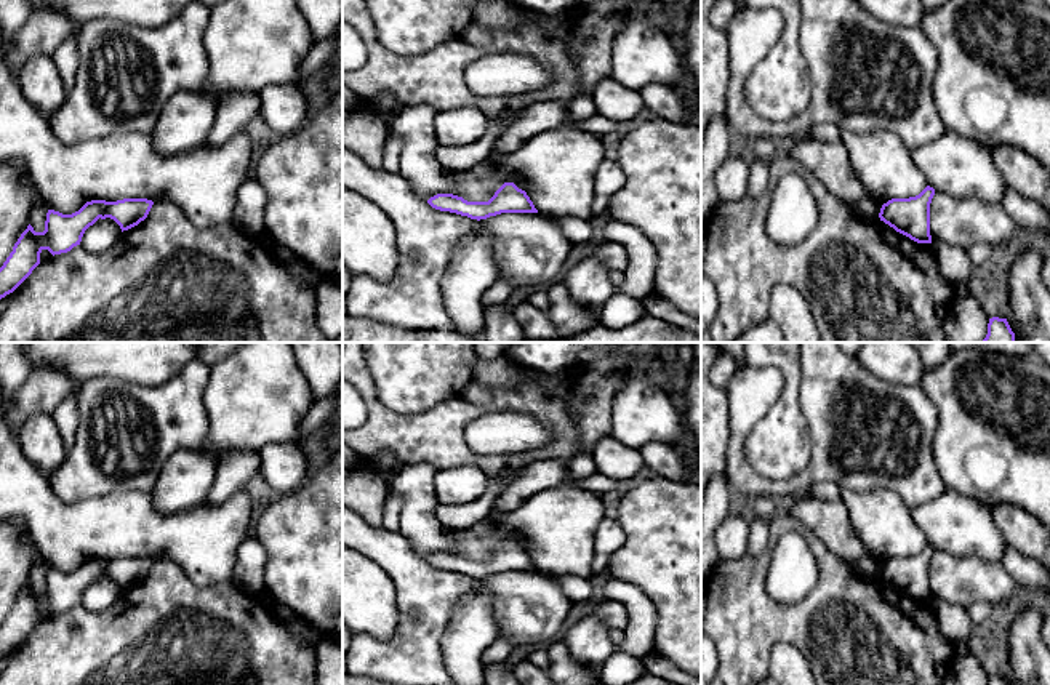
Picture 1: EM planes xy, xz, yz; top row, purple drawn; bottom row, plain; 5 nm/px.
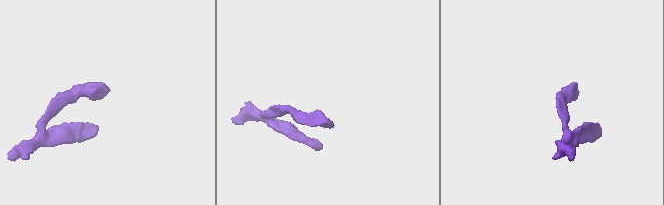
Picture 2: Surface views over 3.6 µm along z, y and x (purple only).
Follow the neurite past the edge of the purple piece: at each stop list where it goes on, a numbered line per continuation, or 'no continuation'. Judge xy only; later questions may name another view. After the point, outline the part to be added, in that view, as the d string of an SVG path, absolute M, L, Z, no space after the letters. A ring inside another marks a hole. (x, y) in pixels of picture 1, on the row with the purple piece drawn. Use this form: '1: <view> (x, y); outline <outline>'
no continuation

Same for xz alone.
no continuation

